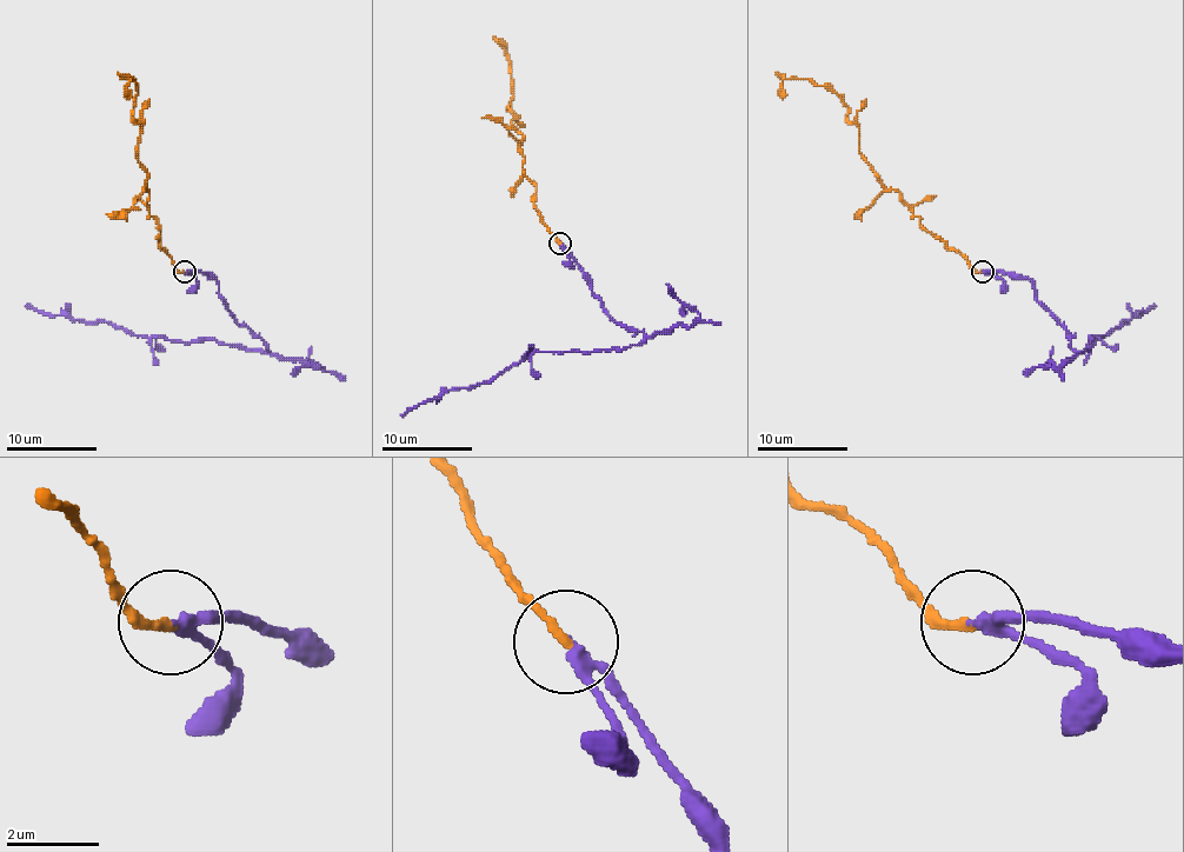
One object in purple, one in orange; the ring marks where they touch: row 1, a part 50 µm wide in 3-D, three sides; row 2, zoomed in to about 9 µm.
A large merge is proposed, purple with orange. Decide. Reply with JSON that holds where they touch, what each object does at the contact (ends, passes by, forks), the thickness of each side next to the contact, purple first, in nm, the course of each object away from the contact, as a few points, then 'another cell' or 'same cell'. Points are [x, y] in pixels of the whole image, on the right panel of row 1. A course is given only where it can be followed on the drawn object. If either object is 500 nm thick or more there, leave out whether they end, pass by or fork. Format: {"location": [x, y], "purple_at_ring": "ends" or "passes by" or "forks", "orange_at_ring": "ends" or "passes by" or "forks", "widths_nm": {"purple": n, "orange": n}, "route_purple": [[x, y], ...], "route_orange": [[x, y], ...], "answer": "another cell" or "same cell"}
{"location": [982, 272], "purple_at_ring": "passes by", "orange_at_ring": "ends", "widths_nm": {"purple": 190, "orange": 200}, "route_purple": [[983, 272], [1028, 279], [1077, 351], [1153, 306]], "route_orange": [[983, 272], [886, 187], [835, 92], [784, 79], [783, 99]], "answer": "another cell"}

